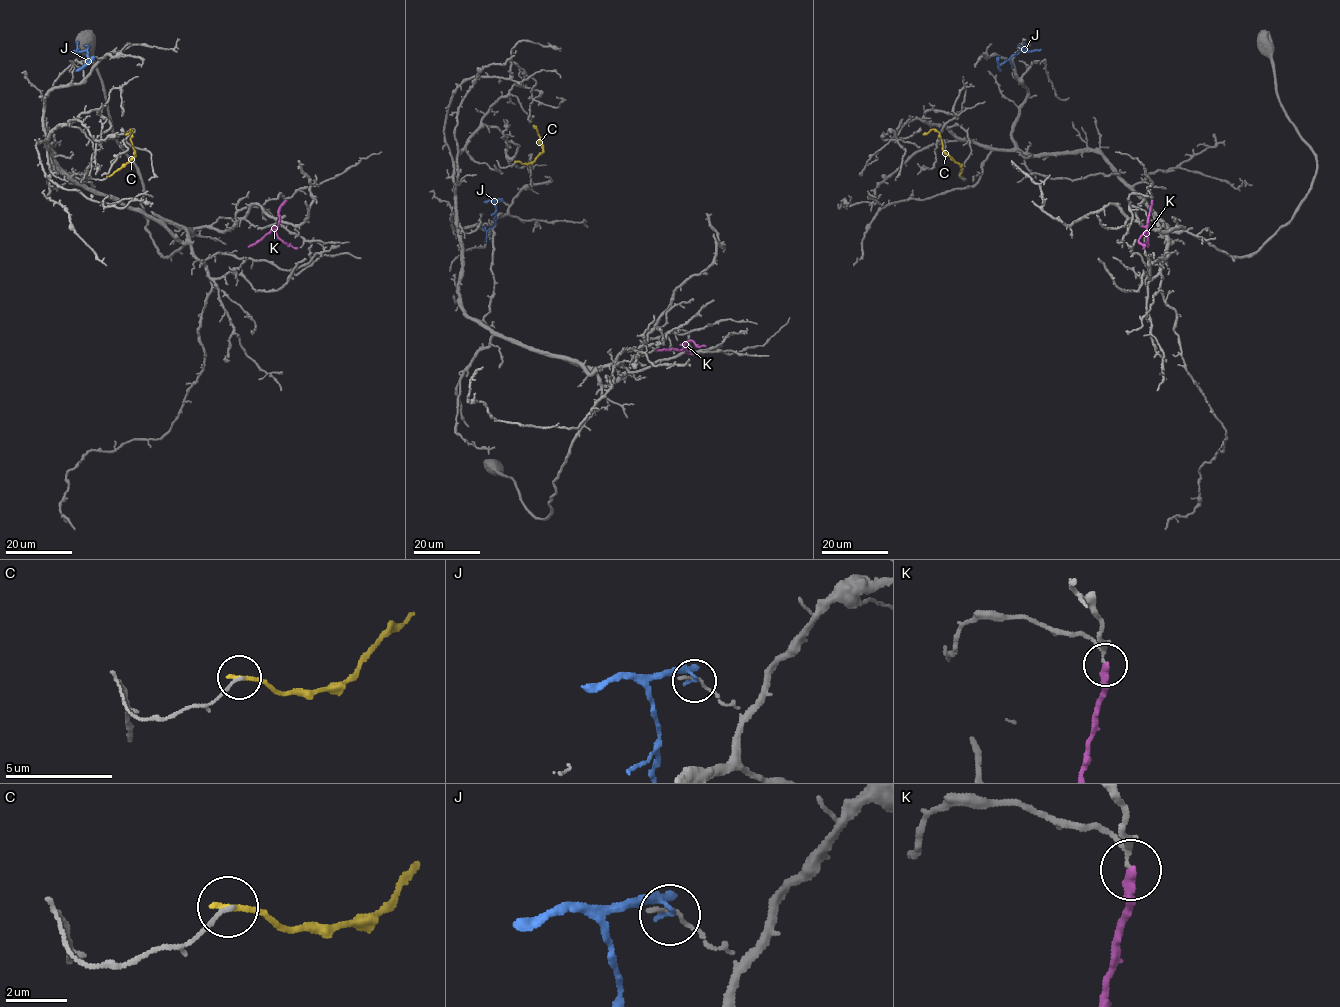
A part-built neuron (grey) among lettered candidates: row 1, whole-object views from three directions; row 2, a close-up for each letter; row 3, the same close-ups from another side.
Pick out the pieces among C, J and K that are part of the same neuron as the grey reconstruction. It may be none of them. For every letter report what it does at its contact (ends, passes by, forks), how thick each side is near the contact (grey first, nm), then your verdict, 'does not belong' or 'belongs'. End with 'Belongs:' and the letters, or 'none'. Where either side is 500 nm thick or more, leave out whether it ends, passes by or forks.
C: it ends | 130/190 nm | does not belong
J: it ends | 150/160 nm | does not belong
K: it ends | 160/320 nm | does not belong
Belongs: none

